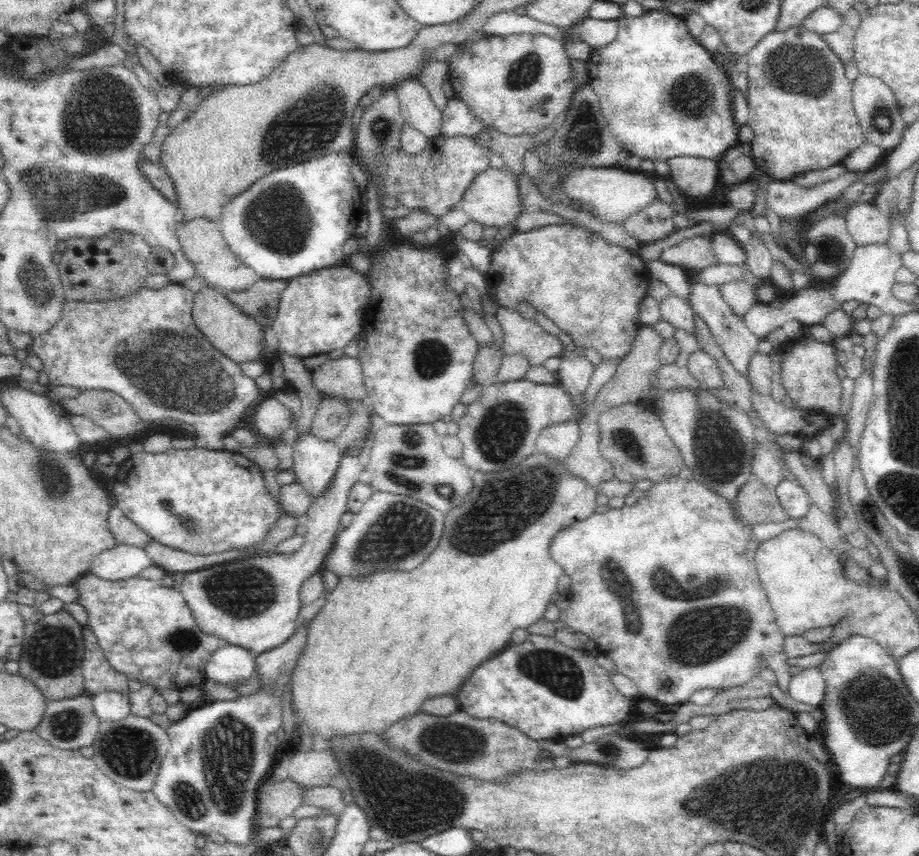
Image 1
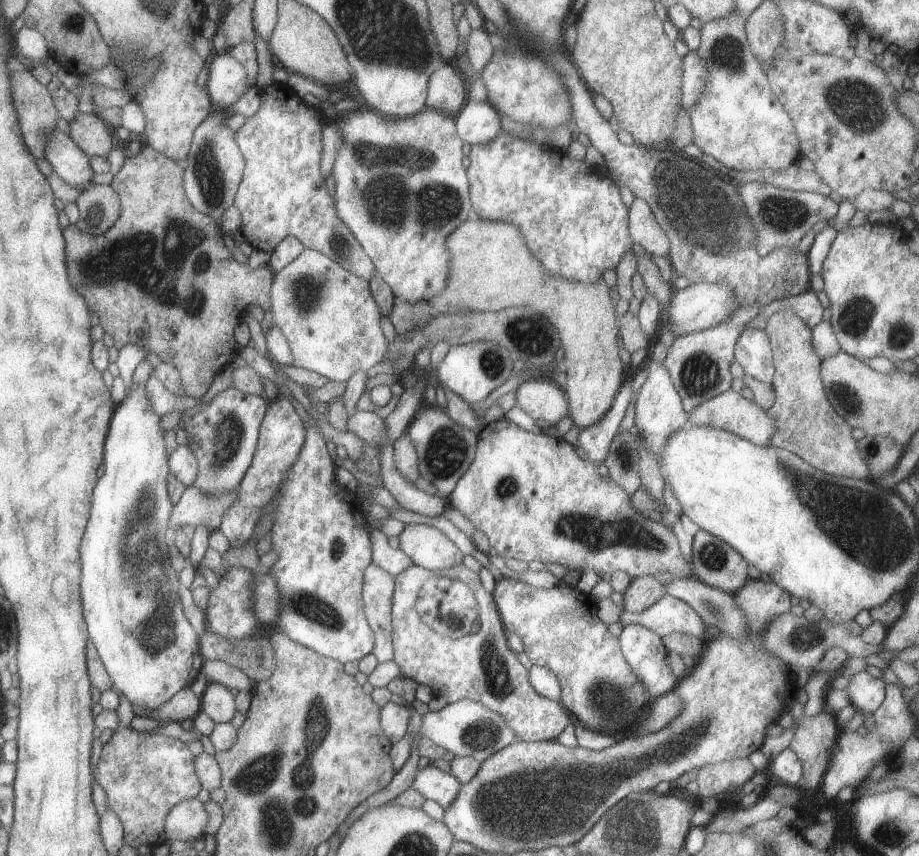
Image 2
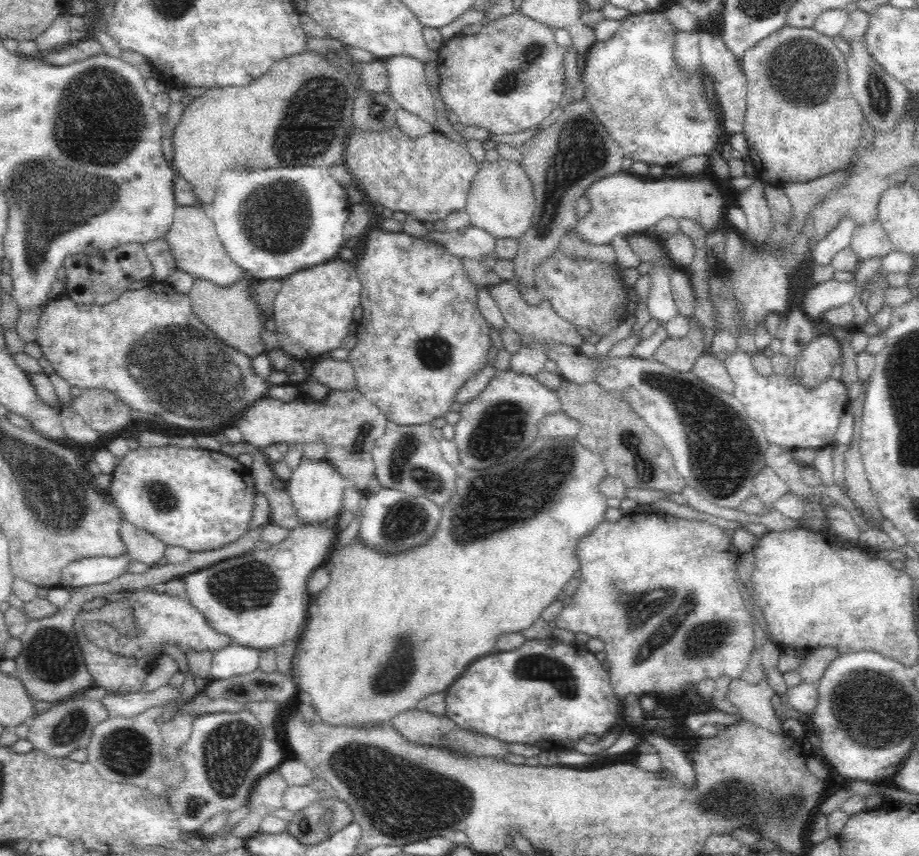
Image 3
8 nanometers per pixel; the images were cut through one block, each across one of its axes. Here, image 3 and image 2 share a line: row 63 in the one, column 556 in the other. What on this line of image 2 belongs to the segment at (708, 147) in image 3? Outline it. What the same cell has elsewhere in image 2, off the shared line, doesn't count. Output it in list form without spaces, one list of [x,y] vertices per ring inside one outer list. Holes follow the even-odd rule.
[[[502,574],[502,578],[496,581],[493,597],[505,630],[522,638],[524,652],[531,662],[553,670],[560,682],[560,702],[573,720],[580,721],[594,732],[605,732],[617,738],[629,735],[638,720],[648,712],[652,696],[626,662],[619,637],[615,637],[609,631],[609,626],[598,615],[592,614],[592,608],[586,606],[589,596],[563,582],[554,588],[541,589]]]

